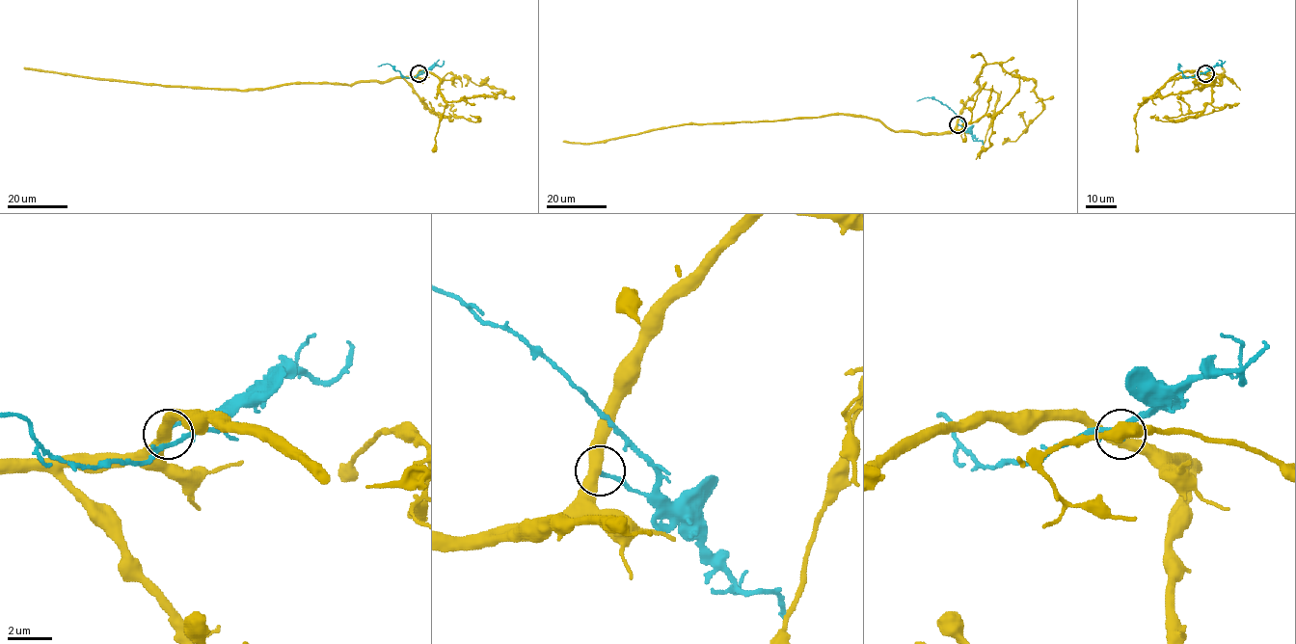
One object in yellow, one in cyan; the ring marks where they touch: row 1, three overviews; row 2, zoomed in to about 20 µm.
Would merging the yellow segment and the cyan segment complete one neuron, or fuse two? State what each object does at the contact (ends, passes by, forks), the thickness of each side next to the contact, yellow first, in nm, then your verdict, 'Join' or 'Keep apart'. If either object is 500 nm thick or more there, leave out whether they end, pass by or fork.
At the ring yellow passes by. At the ring cyan ends. Thickness 460 nm (yellow) against 170 nm. Keep apart

